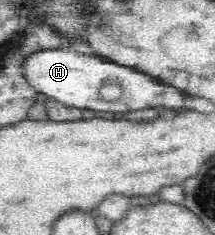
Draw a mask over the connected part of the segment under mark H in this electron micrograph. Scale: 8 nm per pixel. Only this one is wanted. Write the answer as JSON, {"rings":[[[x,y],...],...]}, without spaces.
{"rings":[[[58,48],[32,51],[29,57],[23,59],[21,72],[25,76],[25,81],[36,92],[44,93],[67,107],[121,114],[155,105],[166,105],[174,111],[185,109],[181,96],[184,93],[177,88],[163,85],[151,76],[101,59],[99,56],[87,57]]]}

